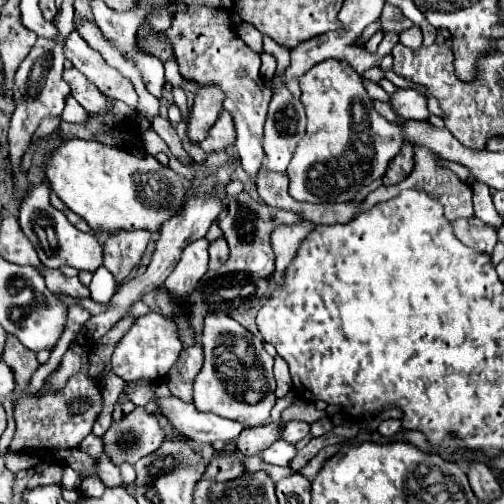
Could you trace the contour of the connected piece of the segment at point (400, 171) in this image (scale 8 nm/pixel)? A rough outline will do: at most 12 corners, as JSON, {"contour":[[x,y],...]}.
{"contour":[[412,142],[390,160],[384,184],[402,182],[414,168]]}

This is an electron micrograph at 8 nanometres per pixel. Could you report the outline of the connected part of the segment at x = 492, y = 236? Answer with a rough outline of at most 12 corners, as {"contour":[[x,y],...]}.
{"contour":[[480,218],[452,222],[452,232],[476,252],[492,254],[496,230]]}

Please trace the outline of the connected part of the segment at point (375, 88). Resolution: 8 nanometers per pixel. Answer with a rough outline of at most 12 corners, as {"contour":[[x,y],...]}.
{"contour":[[366,79],[363,84],[371,99],[390,102],[378,84]]}

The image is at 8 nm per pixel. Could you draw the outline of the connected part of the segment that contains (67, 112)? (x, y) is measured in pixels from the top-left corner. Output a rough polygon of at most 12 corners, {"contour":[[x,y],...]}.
{"contour":[[74,98],[66,100],[60,118],[84,124],[88,114]]}

